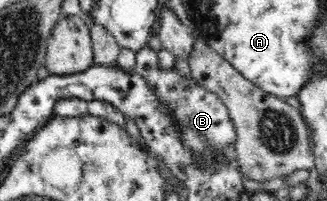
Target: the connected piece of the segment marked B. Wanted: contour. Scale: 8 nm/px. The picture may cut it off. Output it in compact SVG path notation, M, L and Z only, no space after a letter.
M148 42L146 45L142 45L142 49L134 51L134 55L135 72L143 75L144 79L147 79L147 82L156 88L160 102L164 100L164 104L168 104L171 114L175 115L181 125L181 138L189 149L202 155L204 149L208 149L208 147L221 151L225 145L235 143L234 124L230 120L227 108L216 95L198 85L194 80L190 81L190 85L188 85L186 79L179 75L175 68L160 70L158 52L154 51Z

